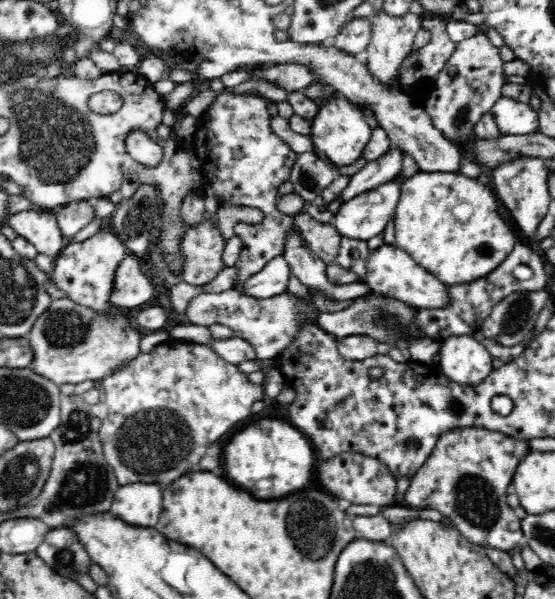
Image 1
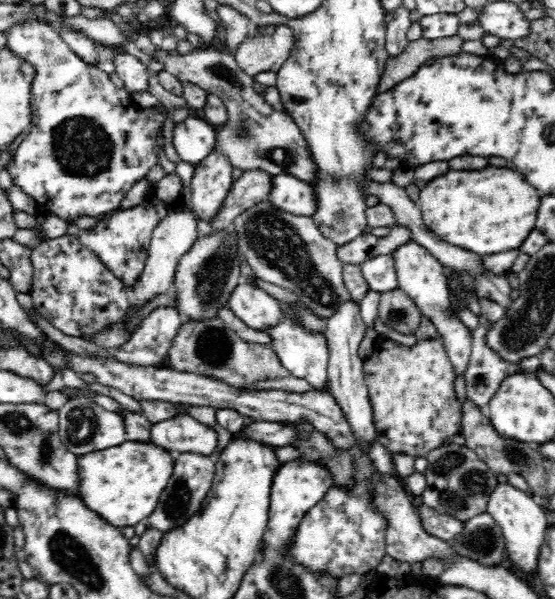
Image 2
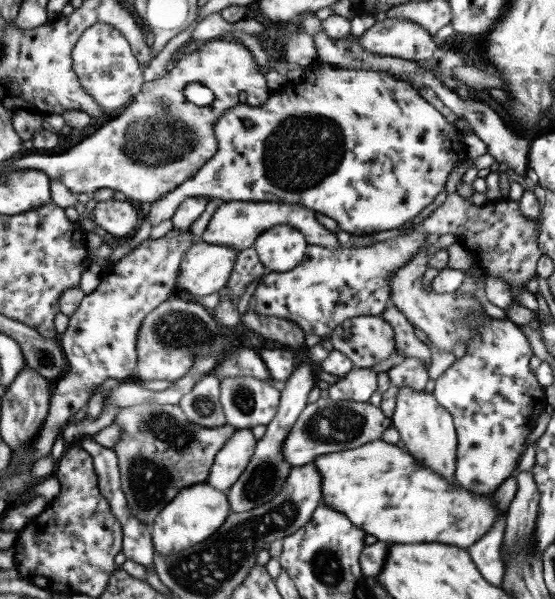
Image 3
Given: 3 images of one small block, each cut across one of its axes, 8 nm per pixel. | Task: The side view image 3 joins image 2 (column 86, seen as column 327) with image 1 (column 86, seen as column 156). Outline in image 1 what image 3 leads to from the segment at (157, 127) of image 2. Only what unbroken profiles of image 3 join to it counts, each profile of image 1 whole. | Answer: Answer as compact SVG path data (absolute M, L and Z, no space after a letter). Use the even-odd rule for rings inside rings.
M70 202L54 211L58 227L64 238L70 240L95 218L92 202Z

